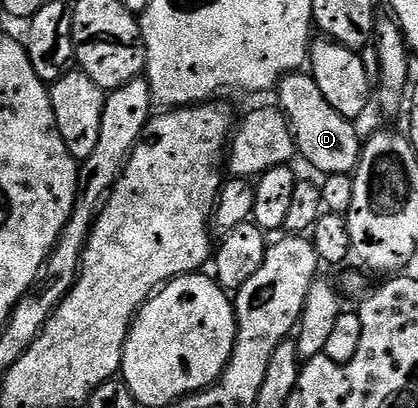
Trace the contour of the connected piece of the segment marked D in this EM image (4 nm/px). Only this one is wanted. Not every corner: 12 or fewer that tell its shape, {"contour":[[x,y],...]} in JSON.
{"contour":[[309,72],[278,82],[294,144],[322,175],[353,174],[363,138]]}

